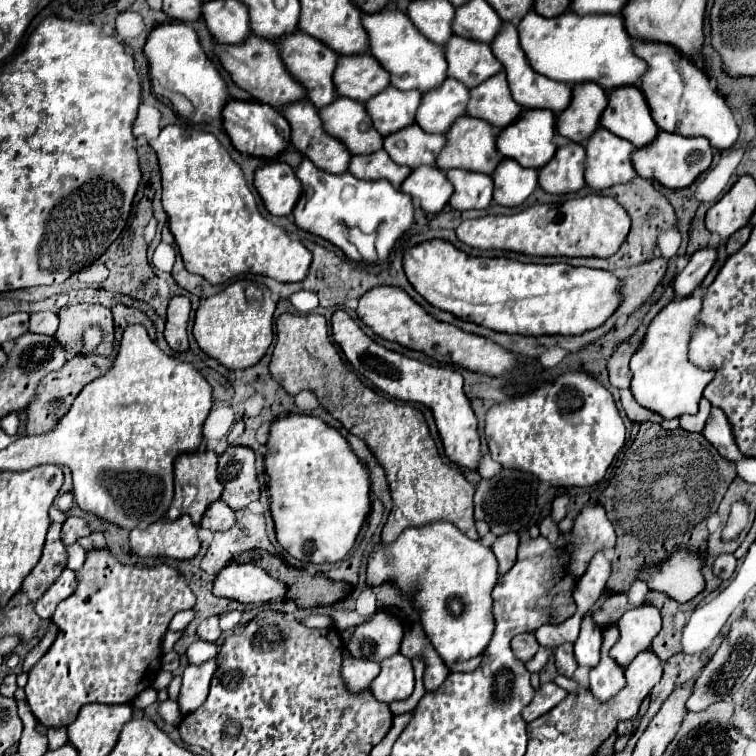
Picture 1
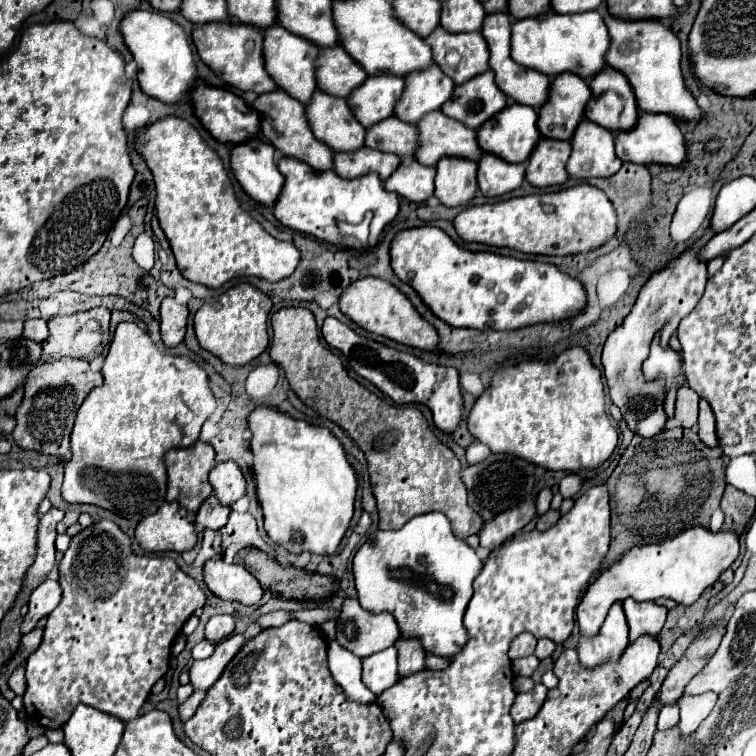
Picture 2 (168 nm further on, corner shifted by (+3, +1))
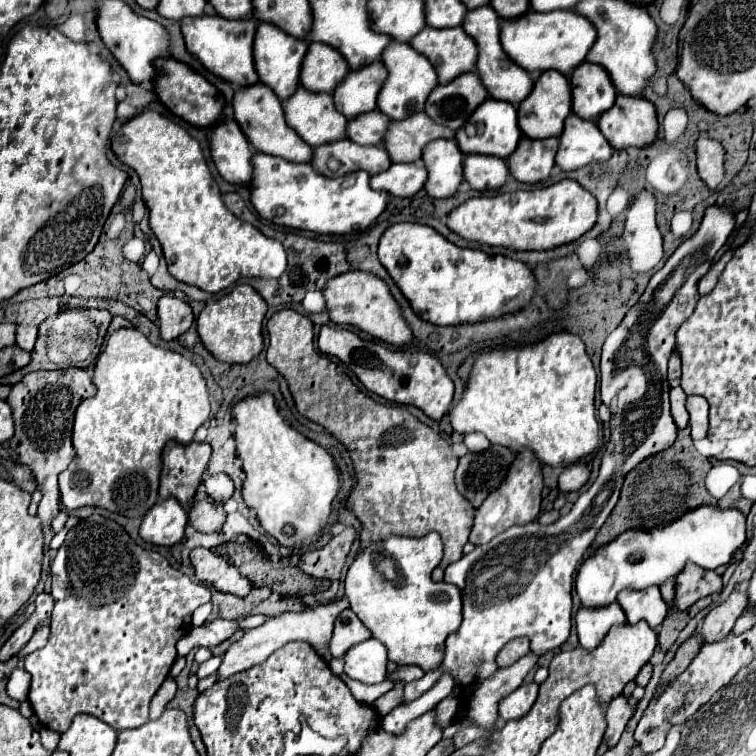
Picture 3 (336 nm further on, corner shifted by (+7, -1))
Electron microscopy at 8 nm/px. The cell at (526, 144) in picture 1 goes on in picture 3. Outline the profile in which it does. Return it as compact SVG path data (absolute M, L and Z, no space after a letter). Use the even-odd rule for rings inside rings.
M488 98L470 116L468 124L484 124L482 132L470 136L466 128L456 132L458 148L464 154L494 154L498 158L508 158L518 148L522 132L518 126L518 110L502 100Z

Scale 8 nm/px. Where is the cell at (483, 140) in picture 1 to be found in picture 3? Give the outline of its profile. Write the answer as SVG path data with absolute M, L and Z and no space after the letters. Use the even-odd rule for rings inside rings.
M418 112L408 120L392 120L384 146L392 162L416 162L422 158L424 146L438 138L456 140L456 132L436 124L426 112Z

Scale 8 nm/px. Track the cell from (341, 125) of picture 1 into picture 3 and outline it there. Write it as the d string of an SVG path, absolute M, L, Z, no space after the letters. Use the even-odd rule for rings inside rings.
M298 88L292 98L282 102L286 122L310 146L322 146L346 138L348 120L334 108L332 94L316 94Z

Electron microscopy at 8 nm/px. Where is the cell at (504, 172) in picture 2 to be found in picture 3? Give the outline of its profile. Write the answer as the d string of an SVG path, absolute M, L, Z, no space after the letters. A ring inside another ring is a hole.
M466 156L464 160L464 180L474 190L498 190L508 176L508 164L498 156Z

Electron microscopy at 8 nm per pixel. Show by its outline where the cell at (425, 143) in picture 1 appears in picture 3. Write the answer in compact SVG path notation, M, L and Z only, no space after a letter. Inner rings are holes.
M380 110L368 112L368 116L348 120L348 138L356 144L382 146L390 122L392 120L388 116L384 116Z

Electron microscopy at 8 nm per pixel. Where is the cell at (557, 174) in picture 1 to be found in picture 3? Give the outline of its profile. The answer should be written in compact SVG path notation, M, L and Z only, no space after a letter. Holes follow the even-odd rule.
M524 136L520 140L520 148L508 158L510 174L526 184L542 182L550 176L554 168L554 158L558 152L558 138L532 140Z

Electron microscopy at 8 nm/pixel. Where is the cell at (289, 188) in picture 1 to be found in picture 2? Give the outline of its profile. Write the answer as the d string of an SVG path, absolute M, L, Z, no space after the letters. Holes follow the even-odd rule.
M258 136L242 144L234 144L230 150L230 166L238 184L248 196L266 206L276 202L284 176L278 174L274 146L262 142Z

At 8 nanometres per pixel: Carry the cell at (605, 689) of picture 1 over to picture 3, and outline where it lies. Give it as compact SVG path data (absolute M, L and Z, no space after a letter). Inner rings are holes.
M618 602L604 608L580 608L576 614L576 630L580 646L592 652L608 634L612 626L626 622L626 616Z

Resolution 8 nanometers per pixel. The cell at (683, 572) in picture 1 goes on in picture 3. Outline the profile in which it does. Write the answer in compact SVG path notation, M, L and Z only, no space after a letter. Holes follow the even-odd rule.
M700 506L694 512L684 514L676 522L650 532L628 530L610 544L602 546L590 556L578 570L576 592L584 608L602 608L616 600L622 590L644 590L648 586L662 586L676 578L686 564L716 570L718 566L730 564L734 552L746 540L746 518L742 512L730 508L720 510L712 506Z

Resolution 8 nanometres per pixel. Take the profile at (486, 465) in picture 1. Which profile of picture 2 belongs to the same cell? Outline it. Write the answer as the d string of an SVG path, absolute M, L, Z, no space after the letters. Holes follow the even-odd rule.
M474 440L468 448L466 448L466 460L468 462L482 462L484 458L488 458L490 448L478 440Z

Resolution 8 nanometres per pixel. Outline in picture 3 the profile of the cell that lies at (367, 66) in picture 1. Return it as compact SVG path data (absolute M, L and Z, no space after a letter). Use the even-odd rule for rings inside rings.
M312 42L308 56L304 56L300 84L310 92L332 94L348 72L348 62L344 60L344 56L340 56L340 52L336 52L336 48L322 42Z

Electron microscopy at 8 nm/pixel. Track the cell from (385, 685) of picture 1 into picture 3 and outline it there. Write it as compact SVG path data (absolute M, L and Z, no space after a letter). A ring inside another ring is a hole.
M376 638L350 648L344 656L344 662L344 672L362 684L378 684L388 678L388 654L384 644L380 644Z

